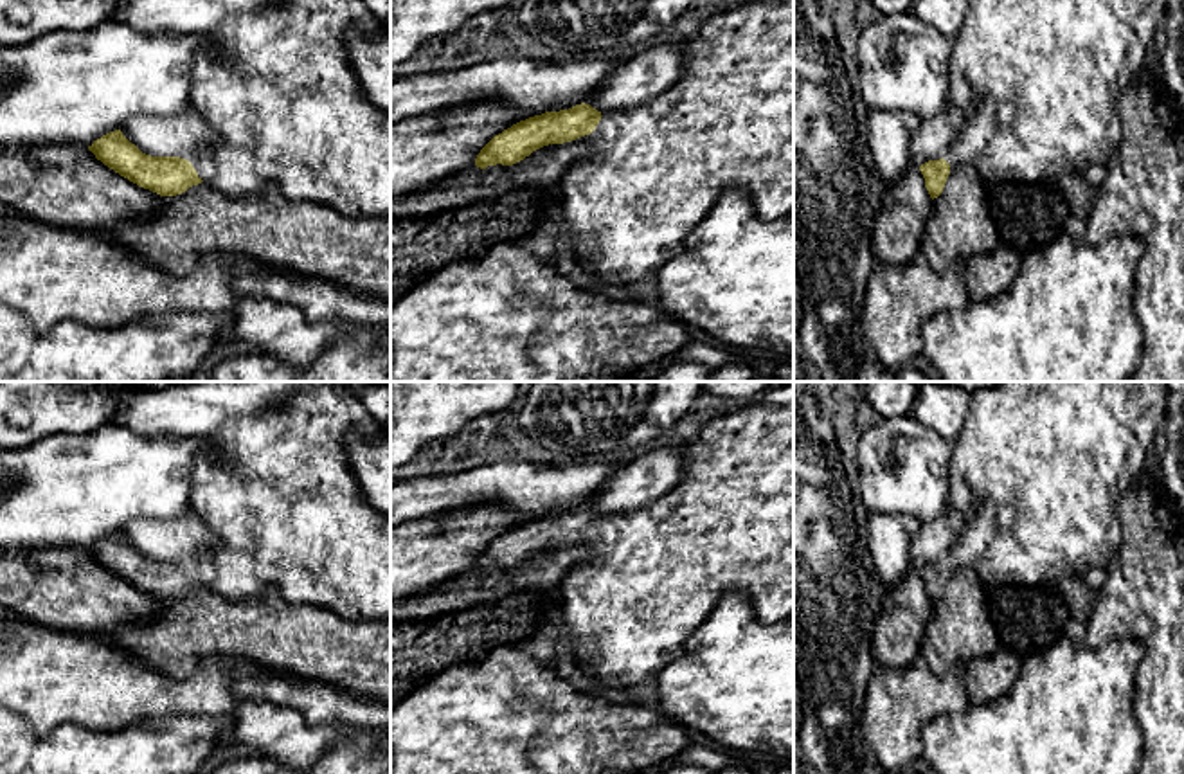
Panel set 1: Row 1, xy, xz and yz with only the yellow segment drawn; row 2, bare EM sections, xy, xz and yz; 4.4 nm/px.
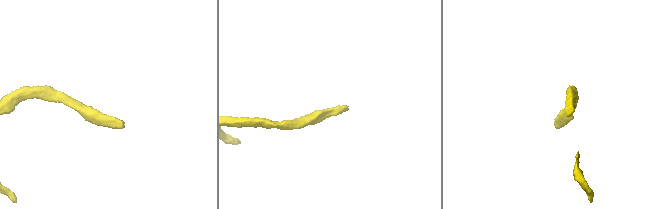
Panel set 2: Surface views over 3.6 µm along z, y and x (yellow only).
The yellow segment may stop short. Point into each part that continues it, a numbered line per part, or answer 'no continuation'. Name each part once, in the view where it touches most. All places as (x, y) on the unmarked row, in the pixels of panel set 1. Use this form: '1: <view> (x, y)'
1: xy (288, 512)

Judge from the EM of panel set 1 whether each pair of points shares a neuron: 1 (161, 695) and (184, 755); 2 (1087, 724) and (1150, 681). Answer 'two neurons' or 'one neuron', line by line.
1: two neurons
2: two neurons

